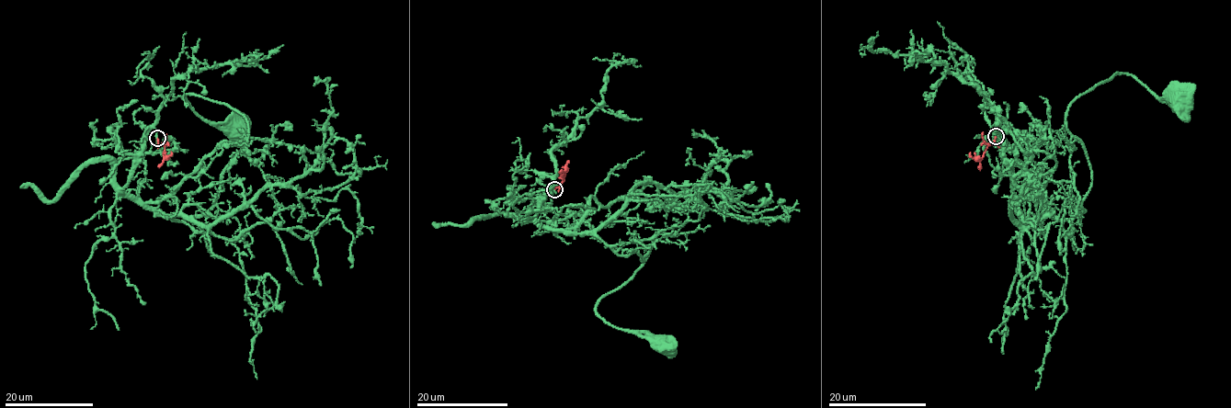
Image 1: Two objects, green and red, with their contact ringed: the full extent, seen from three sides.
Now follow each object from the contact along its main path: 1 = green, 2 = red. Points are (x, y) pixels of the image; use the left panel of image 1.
1: (157, 138), (122, 191), (184, 221), (215, 200), (249, 126), (186, 95), (236, 129)
2: (157, 138), (158, 143), (164, 146), (165, 157), (171, 152)

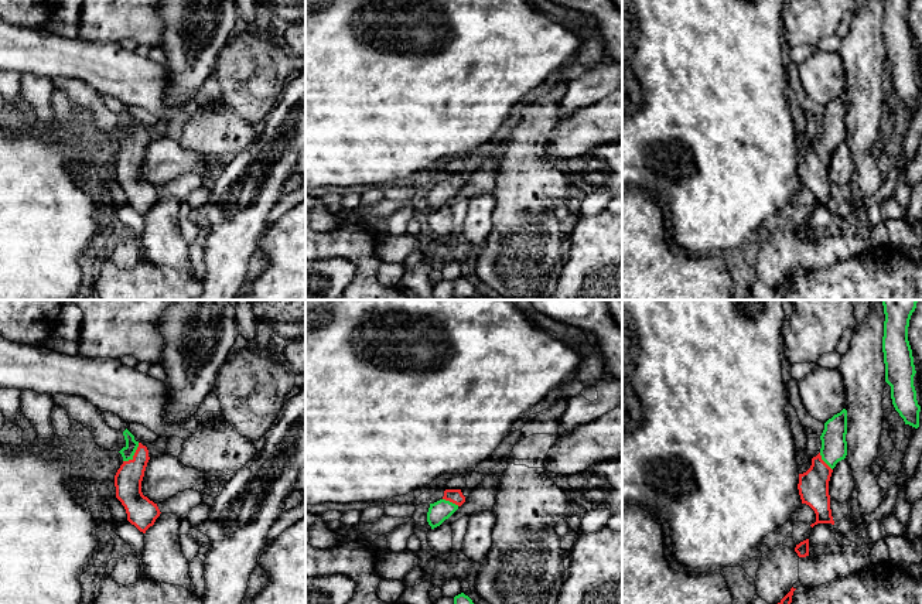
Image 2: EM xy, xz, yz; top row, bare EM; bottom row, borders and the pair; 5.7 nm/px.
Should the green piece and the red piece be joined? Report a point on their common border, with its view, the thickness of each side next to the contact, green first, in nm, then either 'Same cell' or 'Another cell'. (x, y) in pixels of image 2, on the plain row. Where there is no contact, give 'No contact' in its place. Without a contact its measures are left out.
Touches green at xy (133, 137). Thickness 70 nm (green) against 160 nm. Same cell

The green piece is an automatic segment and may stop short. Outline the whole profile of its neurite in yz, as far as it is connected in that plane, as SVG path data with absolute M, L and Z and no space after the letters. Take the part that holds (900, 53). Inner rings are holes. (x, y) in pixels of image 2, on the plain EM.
M885 0L882 35L892 88L905 108L918 112L921 89L914 69L916 54L908 24L909 3L911 0Z

